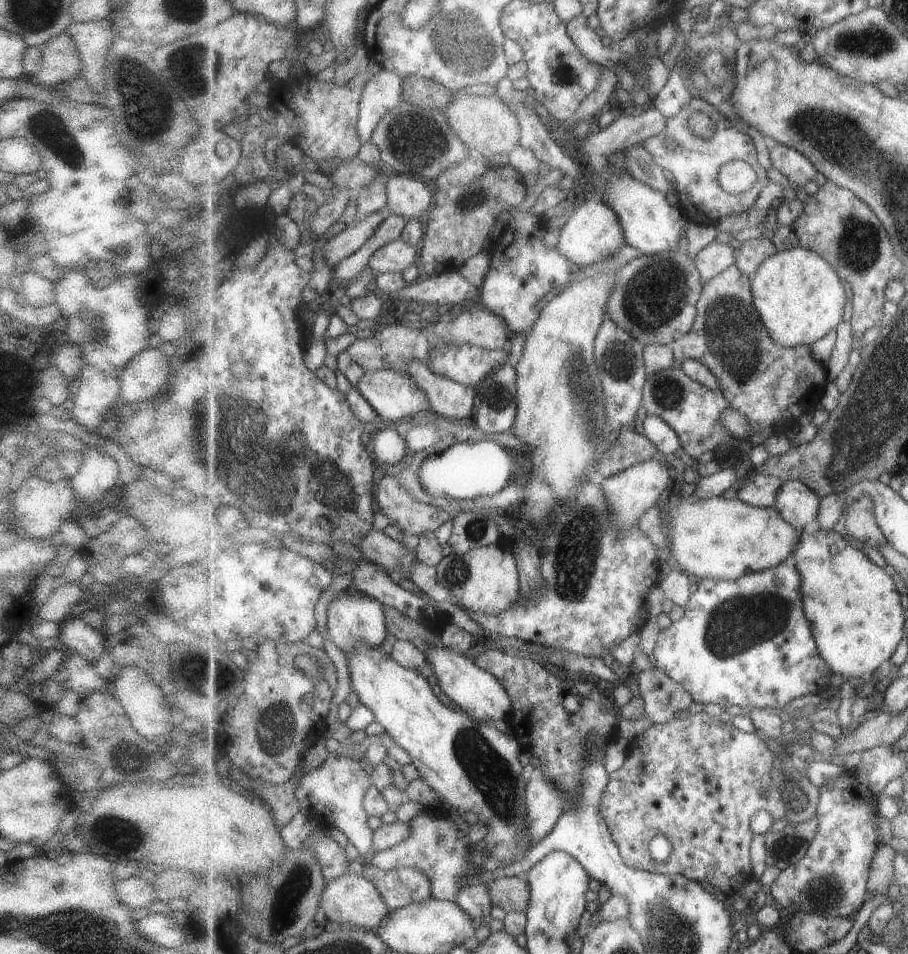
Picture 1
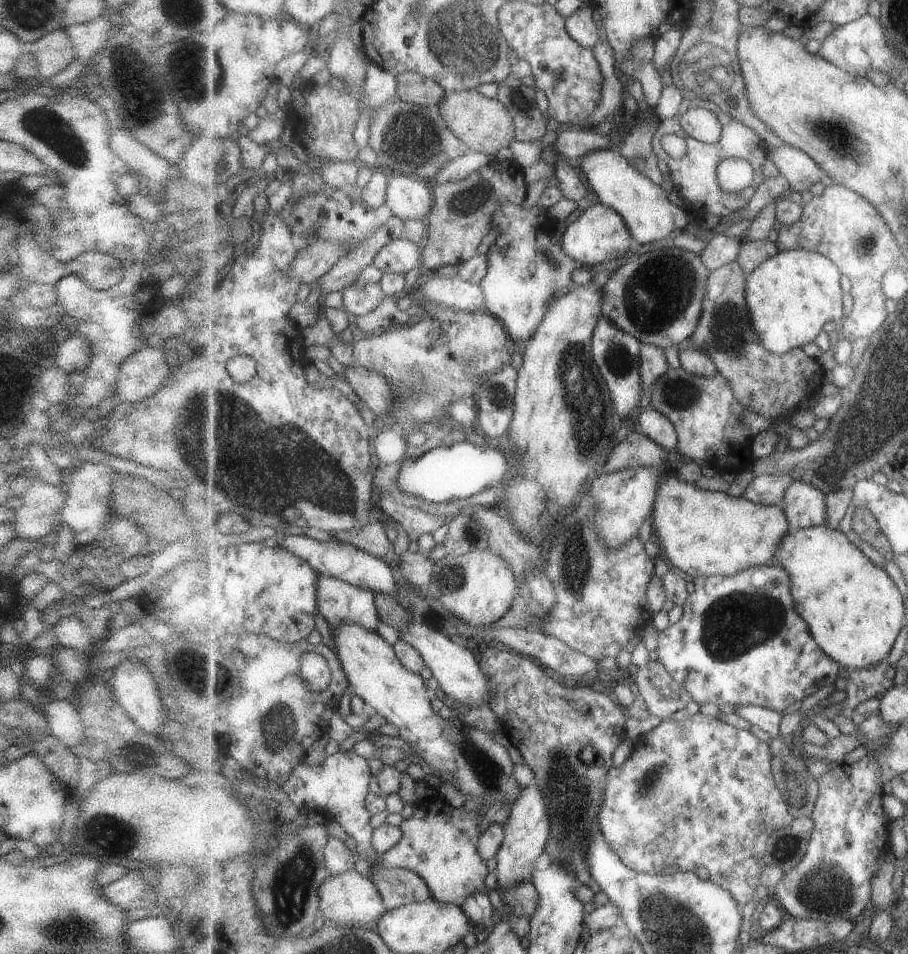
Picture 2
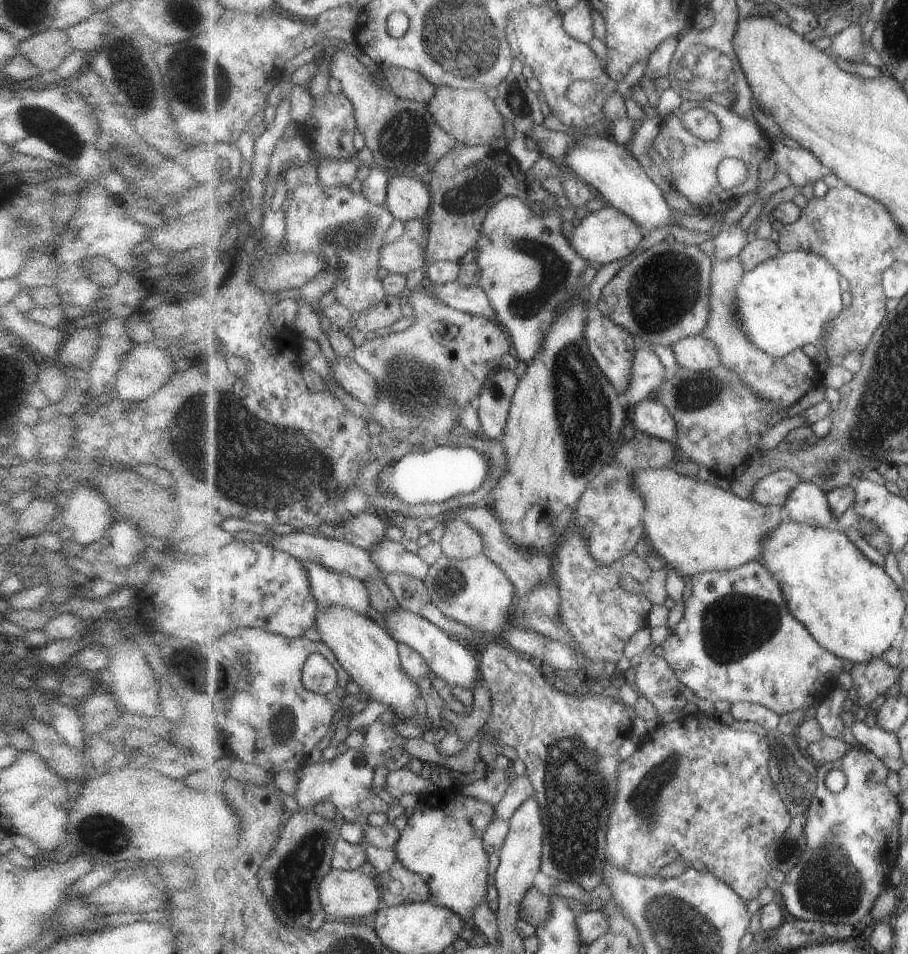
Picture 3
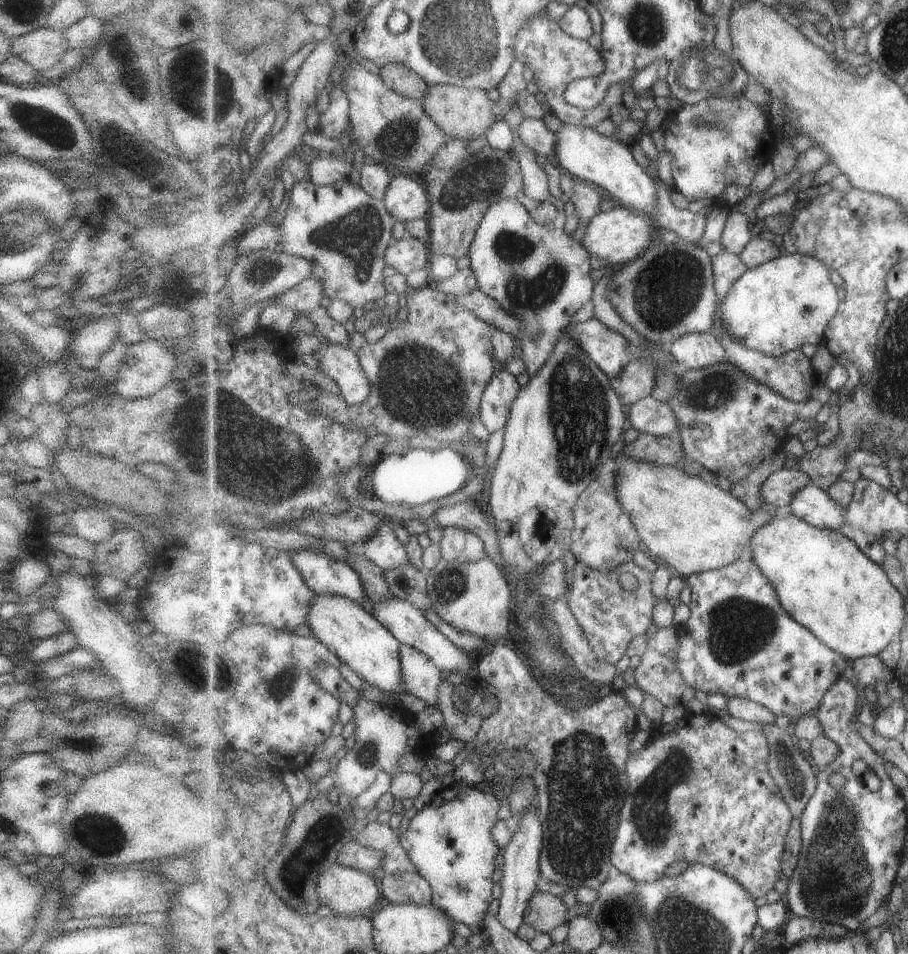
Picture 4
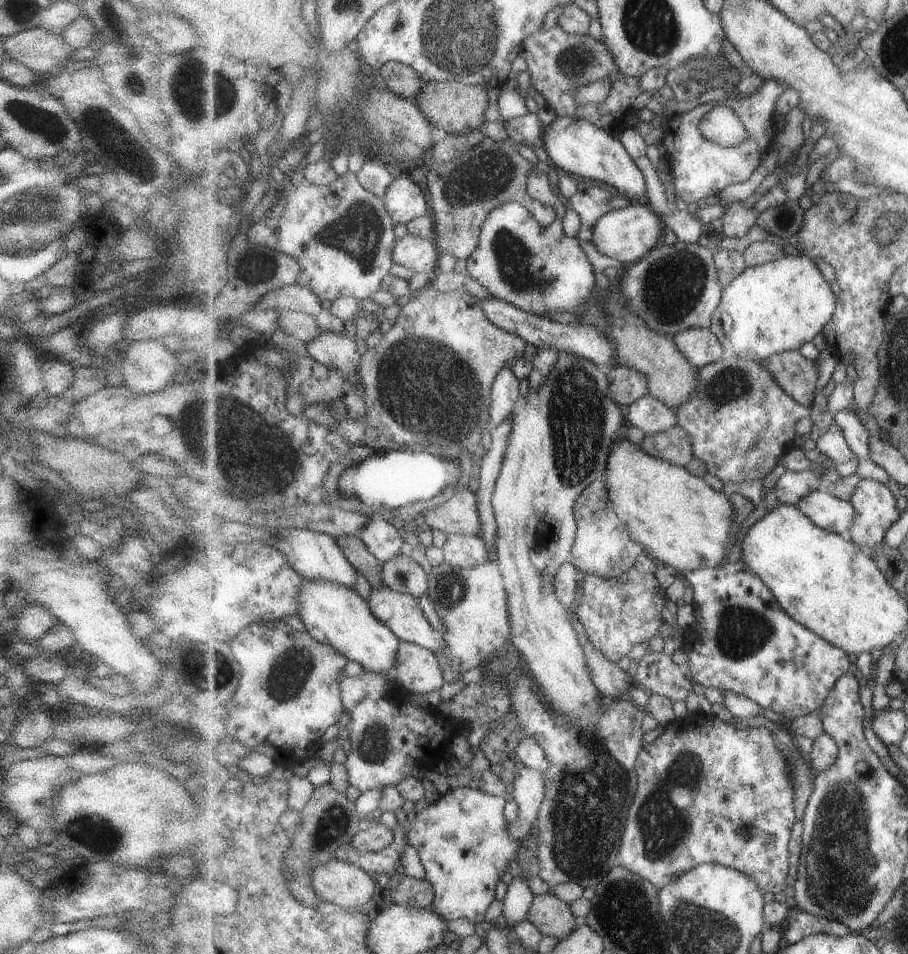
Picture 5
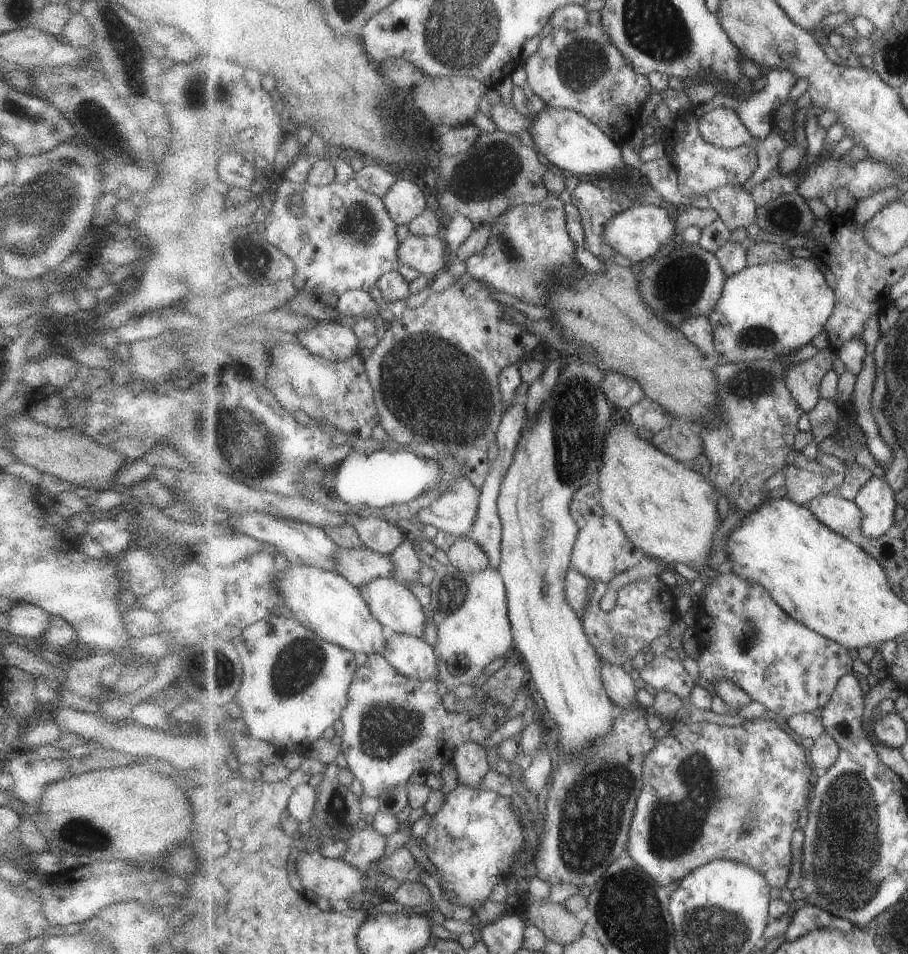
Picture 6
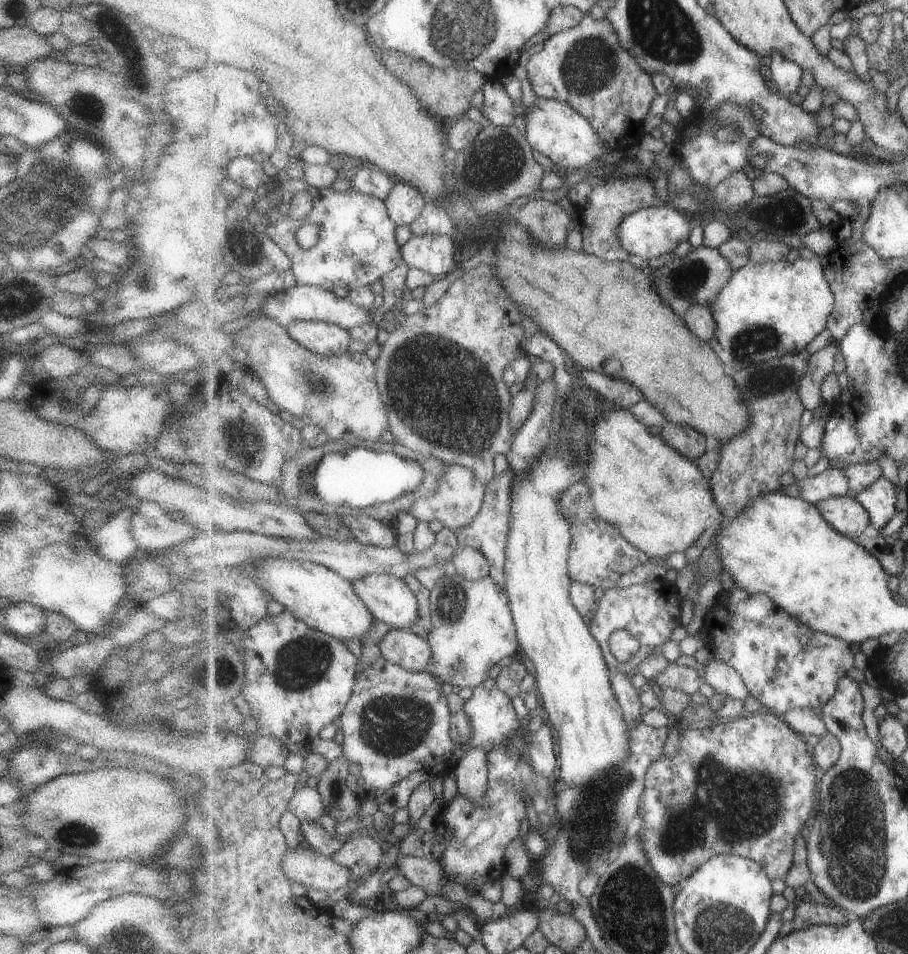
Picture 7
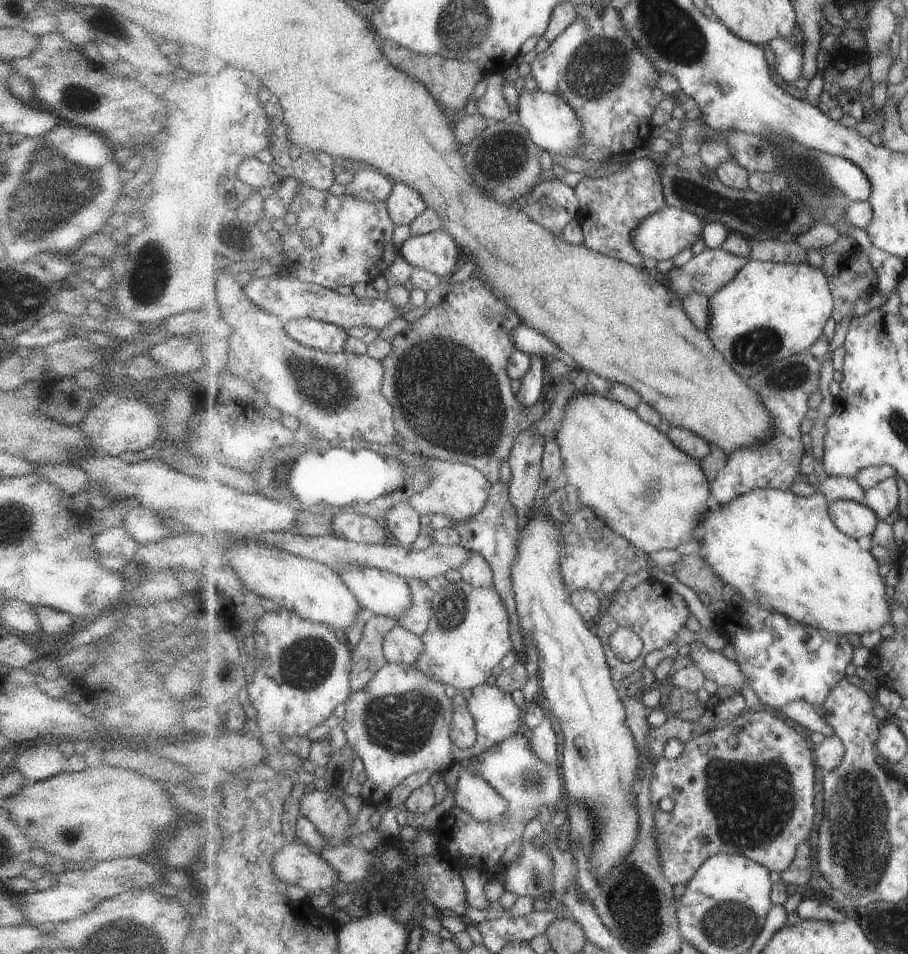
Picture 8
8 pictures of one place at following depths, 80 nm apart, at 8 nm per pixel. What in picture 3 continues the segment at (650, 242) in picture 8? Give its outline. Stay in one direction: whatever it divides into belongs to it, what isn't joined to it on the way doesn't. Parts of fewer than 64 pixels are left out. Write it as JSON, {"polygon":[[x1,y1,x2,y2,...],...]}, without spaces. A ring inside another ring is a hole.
{"polygon":[[606,204,604,208,589,213,581,222,574,223,571,237,573,248,593,266,611,264,614,260,627,258,637,252,643,232,640,226,622,210]]}

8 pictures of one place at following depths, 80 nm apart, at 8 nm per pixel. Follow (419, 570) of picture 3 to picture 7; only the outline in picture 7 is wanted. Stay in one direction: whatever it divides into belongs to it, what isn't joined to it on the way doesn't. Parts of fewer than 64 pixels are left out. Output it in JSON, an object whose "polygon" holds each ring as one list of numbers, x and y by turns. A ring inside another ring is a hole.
{"polygon":[[361,513,346,514,345,524,358,541,366,545,378,547,395,546,397,542,397,530,394,526,388,525,386,521,378,517,363,516]]}

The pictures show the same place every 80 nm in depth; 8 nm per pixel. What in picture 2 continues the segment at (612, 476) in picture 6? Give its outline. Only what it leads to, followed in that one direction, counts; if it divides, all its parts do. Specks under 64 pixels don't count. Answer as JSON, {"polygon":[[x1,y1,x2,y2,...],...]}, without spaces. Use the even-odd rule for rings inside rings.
{"polygon":[[669,469,660,478,654,509,650,518,653,545,673,566,693,577,711,575,731,576,749,567,775,564,782,540,791,532,786,512,779,505,762,505,729,492,701,489,679,479]]}

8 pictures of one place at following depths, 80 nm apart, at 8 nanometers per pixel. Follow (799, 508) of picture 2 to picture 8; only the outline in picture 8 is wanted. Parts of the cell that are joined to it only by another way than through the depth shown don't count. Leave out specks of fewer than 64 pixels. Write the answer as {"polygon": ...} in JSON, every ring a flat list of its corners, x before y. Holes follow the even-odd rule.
{"polygon":[[851,499,832,502,830,515,839,529,858,540,871,537,881,521,872,508]]}

